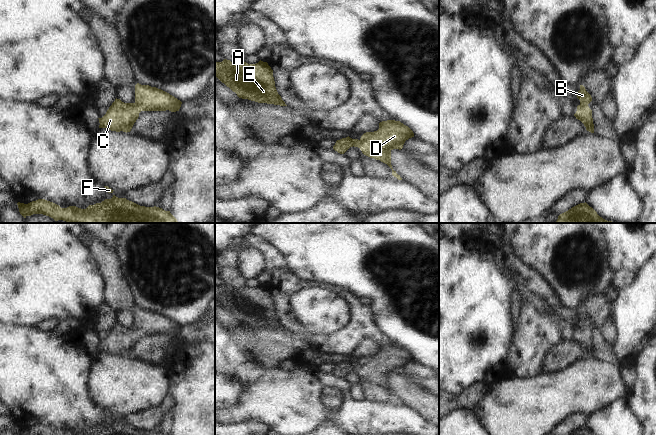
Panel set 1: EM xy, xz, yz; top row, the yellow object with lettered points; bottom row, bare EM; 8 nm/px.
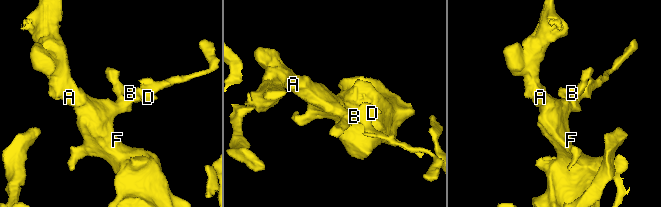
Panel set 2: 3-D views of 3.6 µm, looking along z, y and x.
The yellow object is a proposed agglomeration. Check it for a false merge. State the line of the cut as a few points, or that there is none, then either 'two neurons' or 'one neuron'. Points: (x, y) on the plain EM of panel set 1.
no cut; one neuron

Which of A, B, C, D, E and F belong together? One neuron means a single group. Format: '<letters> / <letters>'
A B C D E F

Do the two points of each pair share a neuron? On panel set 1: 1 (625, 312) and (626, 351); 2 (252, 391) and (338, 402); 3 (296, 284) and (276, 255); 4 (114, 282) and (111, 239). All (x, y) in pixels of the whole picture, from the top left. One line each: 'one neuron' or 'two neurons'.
1: one neuron
2: two neurons
3: one neuron
4: two neurons

